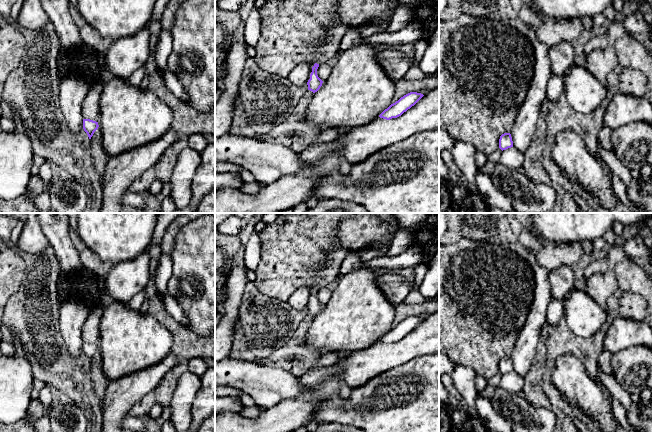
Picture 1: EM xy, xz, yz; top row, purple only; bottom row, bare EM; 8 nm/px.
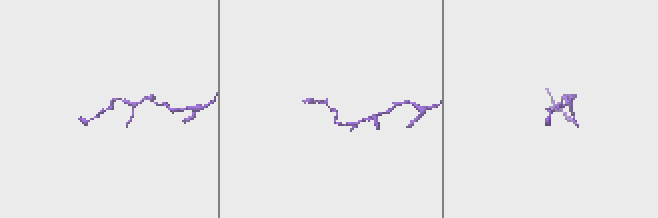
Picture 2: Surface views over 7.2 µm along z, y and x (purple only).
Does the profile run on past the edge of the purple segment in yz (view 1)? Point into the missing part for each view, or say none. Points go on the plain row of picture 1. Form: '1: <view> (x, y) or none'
1: none

